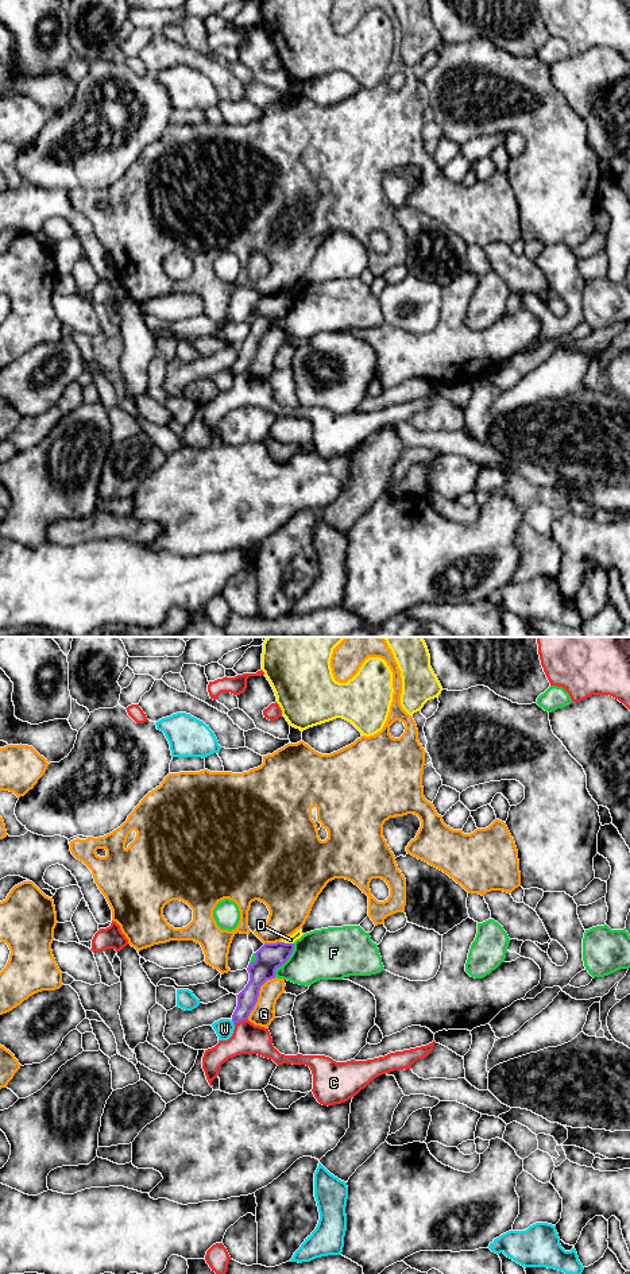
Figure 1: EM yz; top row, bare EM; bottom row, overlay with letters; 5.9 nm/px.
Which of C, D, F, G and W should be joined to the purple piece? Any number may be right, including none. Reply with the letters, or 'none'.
none

